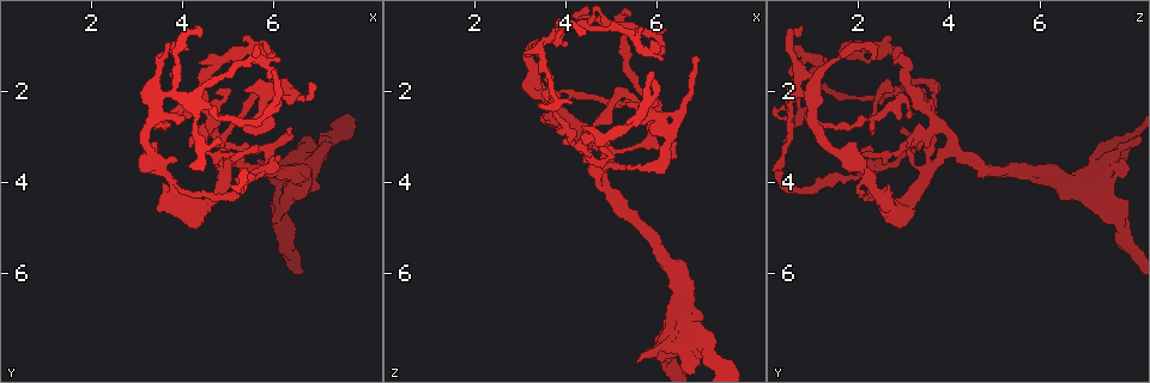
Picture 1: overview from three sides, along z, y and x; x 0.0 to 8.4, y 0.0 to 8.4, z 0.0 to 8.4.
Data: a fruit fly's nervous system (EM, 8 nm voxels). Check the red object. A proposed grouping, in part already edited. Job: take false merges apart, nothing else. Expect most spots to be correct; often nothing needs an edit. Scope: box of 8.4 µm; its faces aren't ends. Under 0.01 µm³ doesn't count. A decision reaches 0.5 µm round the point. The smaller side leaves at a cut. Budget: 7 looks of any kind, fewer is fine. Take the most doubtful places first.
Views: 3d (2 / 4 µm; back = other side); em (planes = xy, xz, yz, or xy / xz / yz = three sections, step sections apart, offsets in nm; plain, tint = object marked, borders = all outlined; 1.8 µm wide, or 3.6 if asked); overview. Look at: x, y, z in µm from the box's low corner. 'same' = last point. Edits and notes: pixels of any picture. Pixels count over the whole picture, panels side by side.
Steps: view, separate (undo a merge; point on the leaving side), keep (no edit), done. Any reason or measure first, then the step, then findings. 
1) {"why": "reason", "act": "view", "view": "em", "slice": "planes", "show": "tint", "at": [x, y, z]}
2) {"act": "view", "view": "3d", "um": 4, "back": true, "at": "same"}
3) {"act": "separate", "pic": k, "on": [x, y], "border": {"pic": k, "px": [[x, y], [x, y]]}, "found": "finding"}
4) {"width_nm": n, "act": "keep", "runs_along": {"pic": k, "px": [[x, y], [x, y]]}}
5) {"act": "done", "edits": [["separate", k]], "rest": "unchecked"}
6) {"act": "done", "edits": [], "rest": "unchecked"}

{"why": "arms part here", "act": "view", "view": "em", "slice": "planes", "show": "tint", "at": [6.65, 3.65, 7.45]}

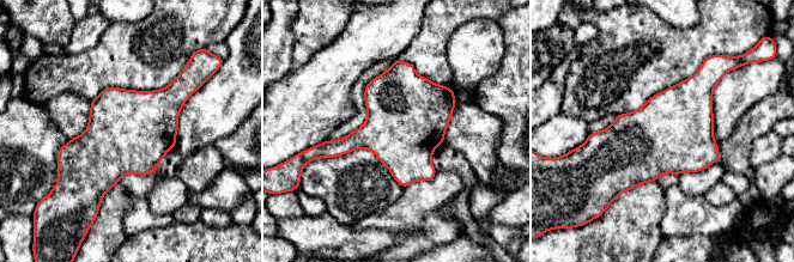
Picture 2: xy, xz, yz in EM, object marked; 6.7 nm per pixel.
{"act": "keep", "found": "all the same neuron"}

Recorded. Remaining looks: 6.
{"act": "view", "view": "em", "slice": "planes", "show": "plain", "at": [3.80, 0.95, 2.15]}

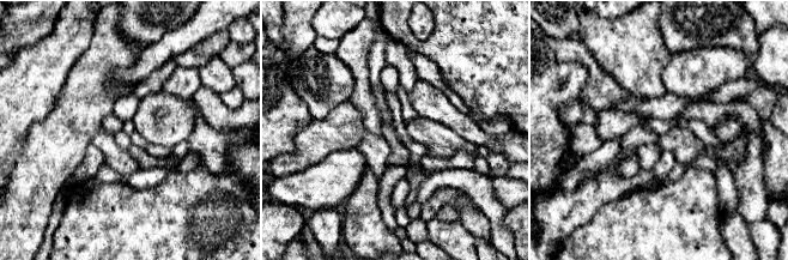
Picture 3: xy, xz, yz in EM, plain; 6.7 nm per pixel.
{"act": "view", "view": "em", "slice": "planes", "show": "tint", "at": "same"}

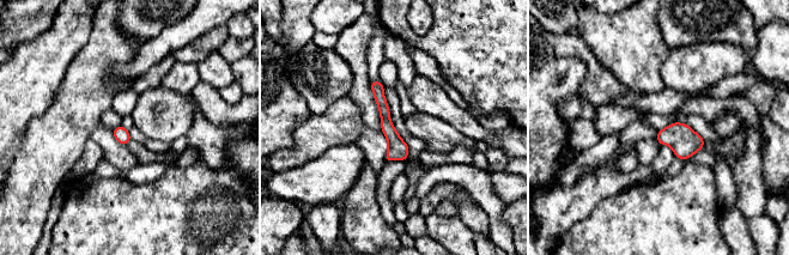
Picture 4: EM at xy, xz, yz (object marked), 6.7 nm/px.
{"width_nm": 100, "act": "keep", "runs_along": {"pic": 4, "px": [[374, 84], [386, 126], [404, 157]]}, "found": "continuous, no second neuron"}

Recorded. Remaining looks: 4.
{"why": "looks like a crossing", "act": "view", "view": "3d", "um": 2, "at": [4.85, 3.40, 3.90]}

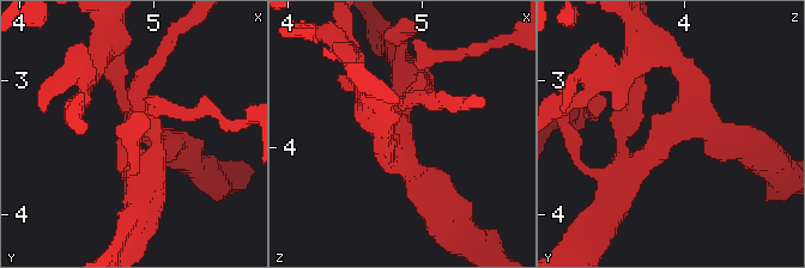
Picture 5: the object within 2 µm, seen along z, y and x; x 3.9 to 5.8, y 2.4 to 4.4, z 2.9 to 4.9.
{"act": "view", "view": "em", "slice": "yz", "step": 4, "show": "tint", "at": [4.82, 3.44, 3.86]}

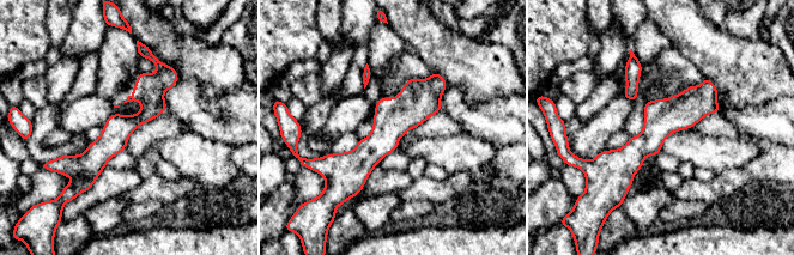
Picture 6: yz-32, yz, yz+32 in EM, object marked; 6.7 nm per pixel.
{"act": "view", "view": "em", "slice": "planes", "show": "tint", "at": "same"}

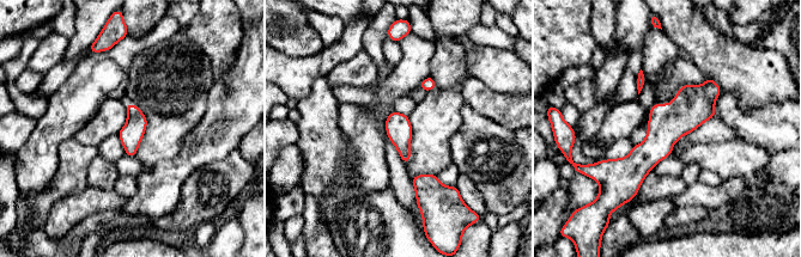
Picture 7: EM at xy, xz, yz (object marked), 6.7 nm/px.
{"act": "keep", "runs_along": {"pic": 7, "px": [[715, 86], [630, 170], [606, 170]]}, "found": "one neuron here"}

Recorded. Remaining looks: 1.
{"act": "done", "edits": [], "rest": "unchecked"}

